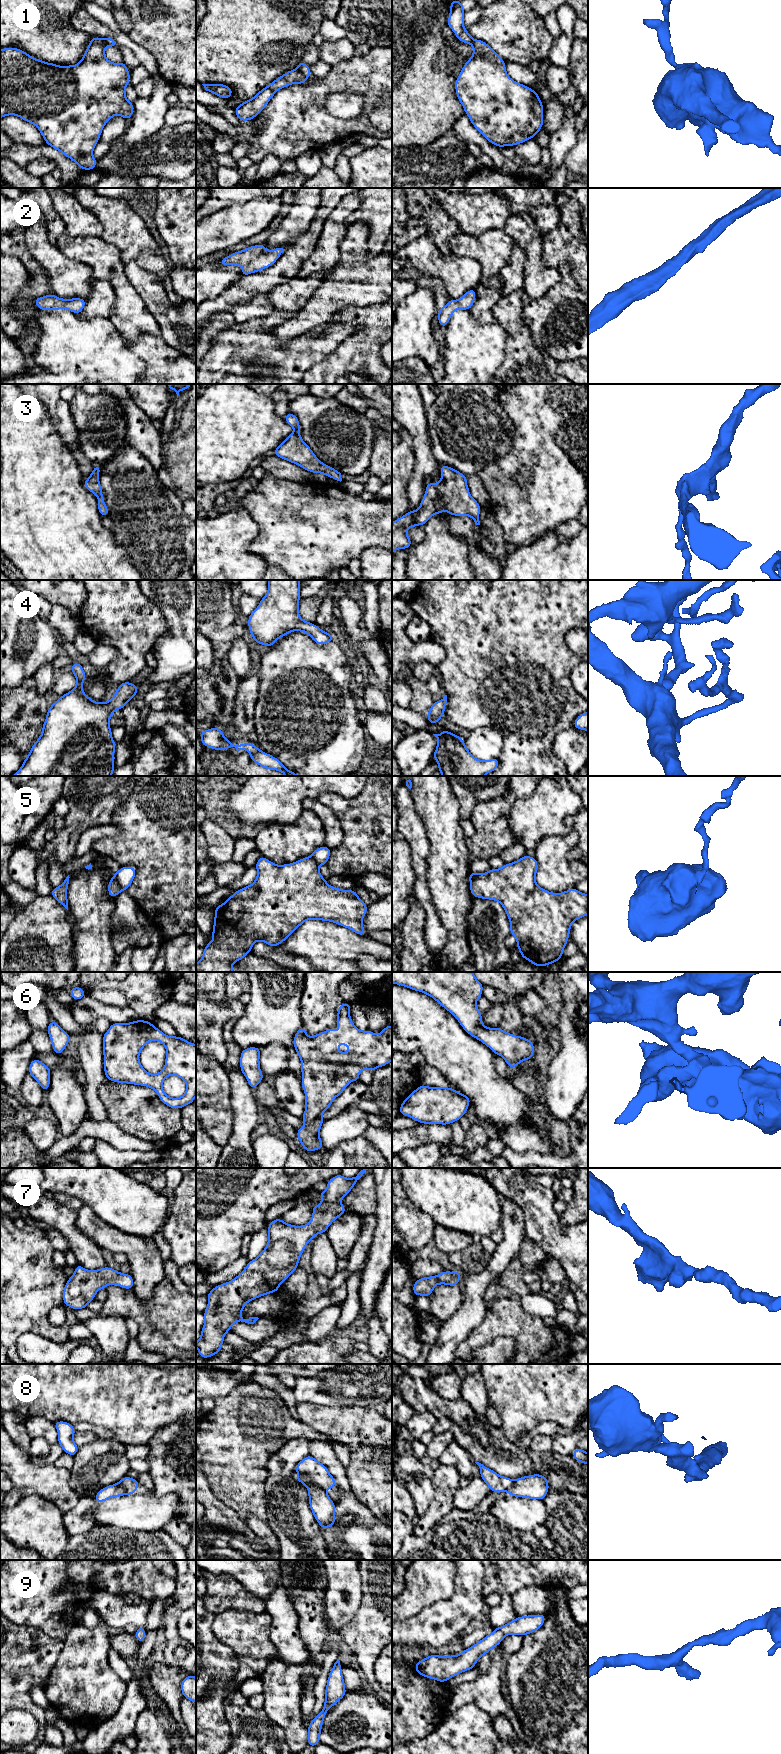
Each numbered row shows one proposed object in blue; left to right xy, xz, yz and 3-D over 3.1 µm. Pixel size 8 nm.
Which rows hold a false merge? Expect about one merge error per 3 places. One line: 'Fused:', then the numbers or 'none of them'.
Fused: 1, 5, 8

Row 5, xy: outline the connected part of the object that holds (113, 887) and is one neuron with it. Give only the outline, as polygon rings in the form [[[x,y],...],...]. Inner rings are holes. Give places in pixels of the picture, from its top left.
[[[112,876],[110,879],[109,884],[107,885],[108,887],[108,894],[112,897],[115,898],[117,895],[120,893],[120,886],[115,878],[115,876]]]

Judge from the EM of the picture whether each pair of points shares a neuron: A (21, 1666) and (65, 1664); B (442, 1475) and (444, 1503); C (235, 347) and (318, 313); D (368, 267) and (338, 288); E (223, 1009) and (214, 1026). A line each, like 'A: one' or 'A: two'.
A: two
B: one
C: two
D: one
E: one

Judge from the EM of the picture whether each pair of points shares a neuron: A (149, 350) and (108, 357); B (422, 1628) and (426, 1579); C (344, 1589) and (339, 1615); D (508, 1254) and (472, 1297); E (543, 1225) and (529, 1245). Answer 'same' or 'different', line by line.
A: different
B: different
C: same
D: same
E: different

